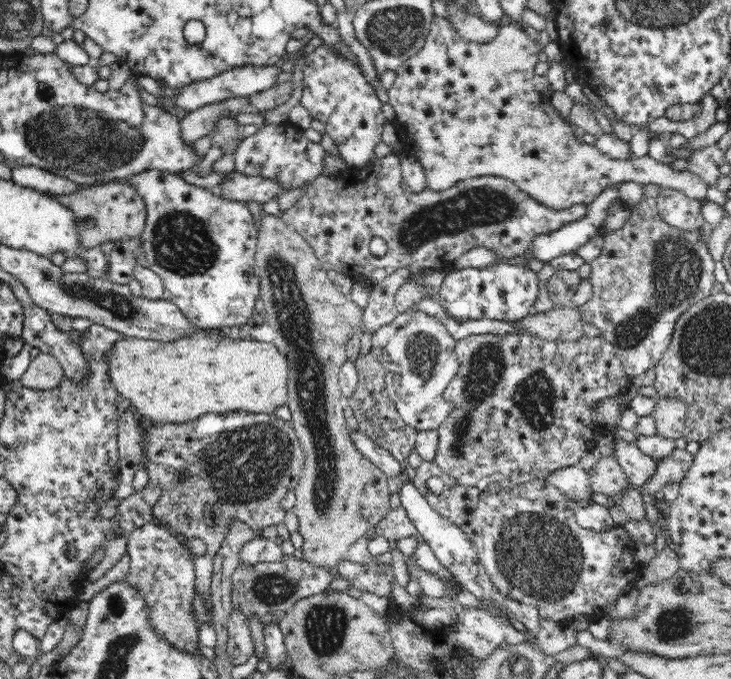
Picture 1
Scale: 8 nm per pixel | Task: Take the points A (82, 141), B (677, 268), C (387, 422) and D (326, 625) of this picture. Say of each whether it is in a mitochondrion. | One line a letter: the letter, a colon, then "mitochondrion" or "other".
A: mitochondrion
B: mitochondrion
C: other
D: mitochondrion

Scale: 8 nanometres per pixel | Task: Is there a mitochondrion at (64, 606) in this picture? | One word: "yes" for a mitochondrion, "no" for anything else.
no

